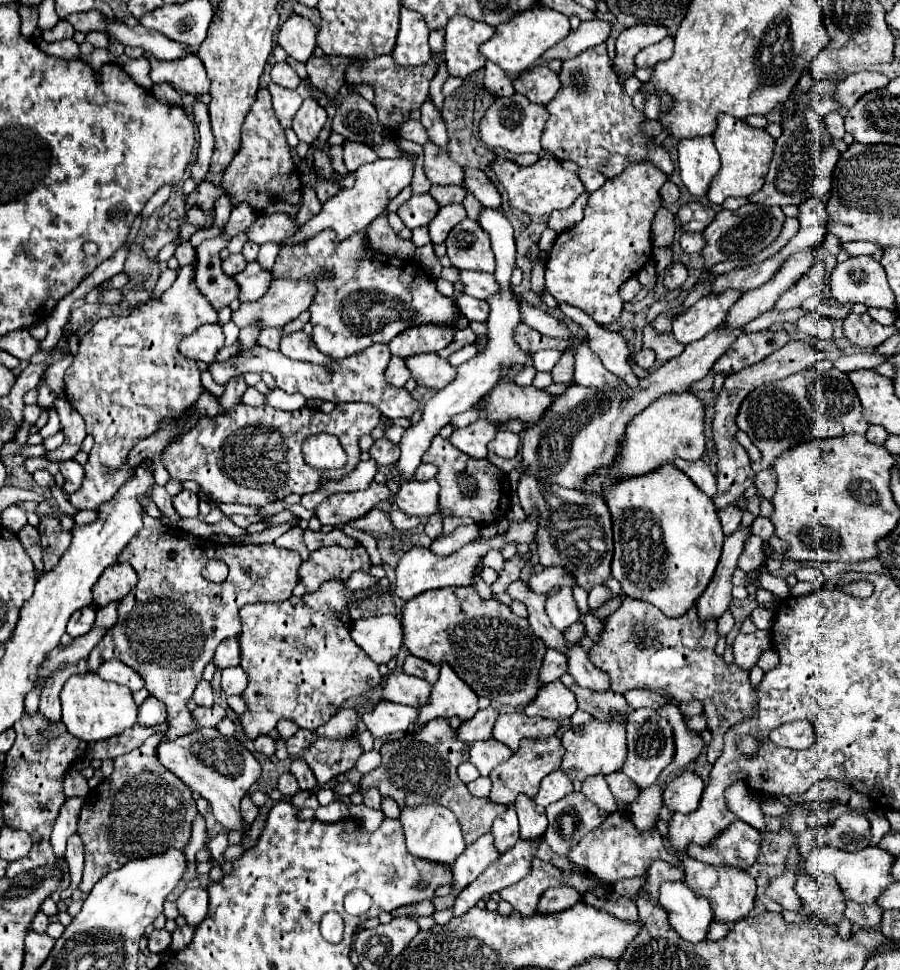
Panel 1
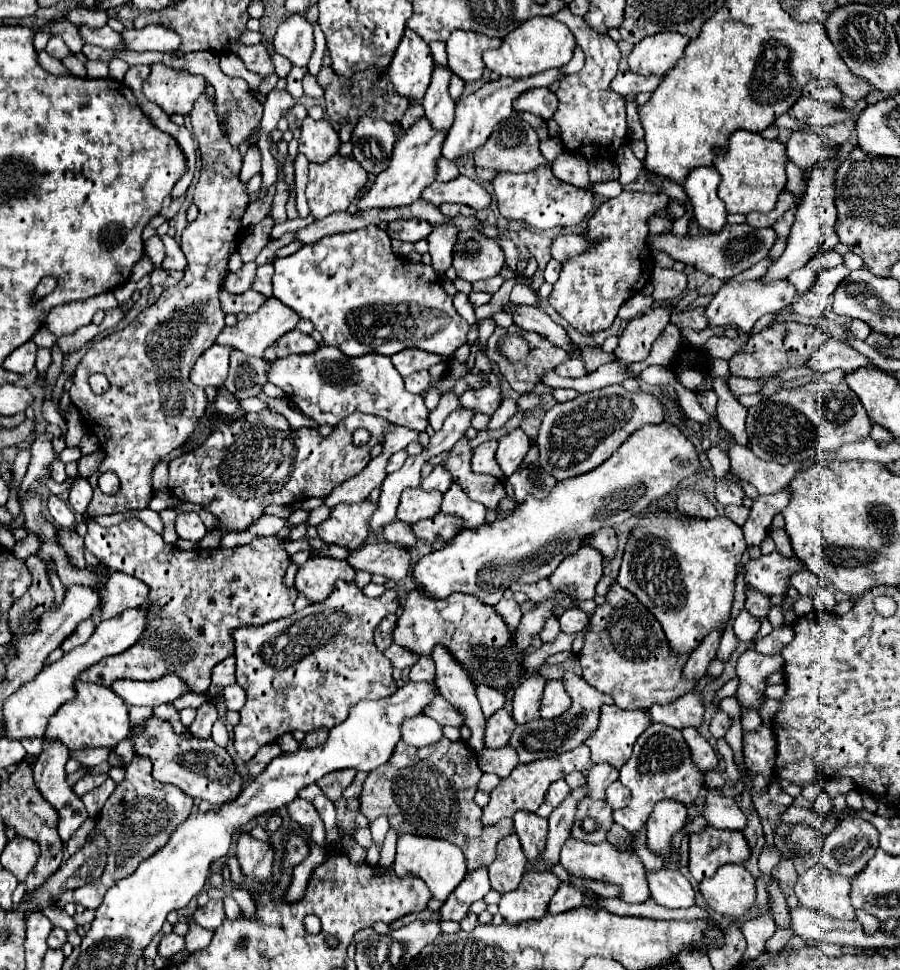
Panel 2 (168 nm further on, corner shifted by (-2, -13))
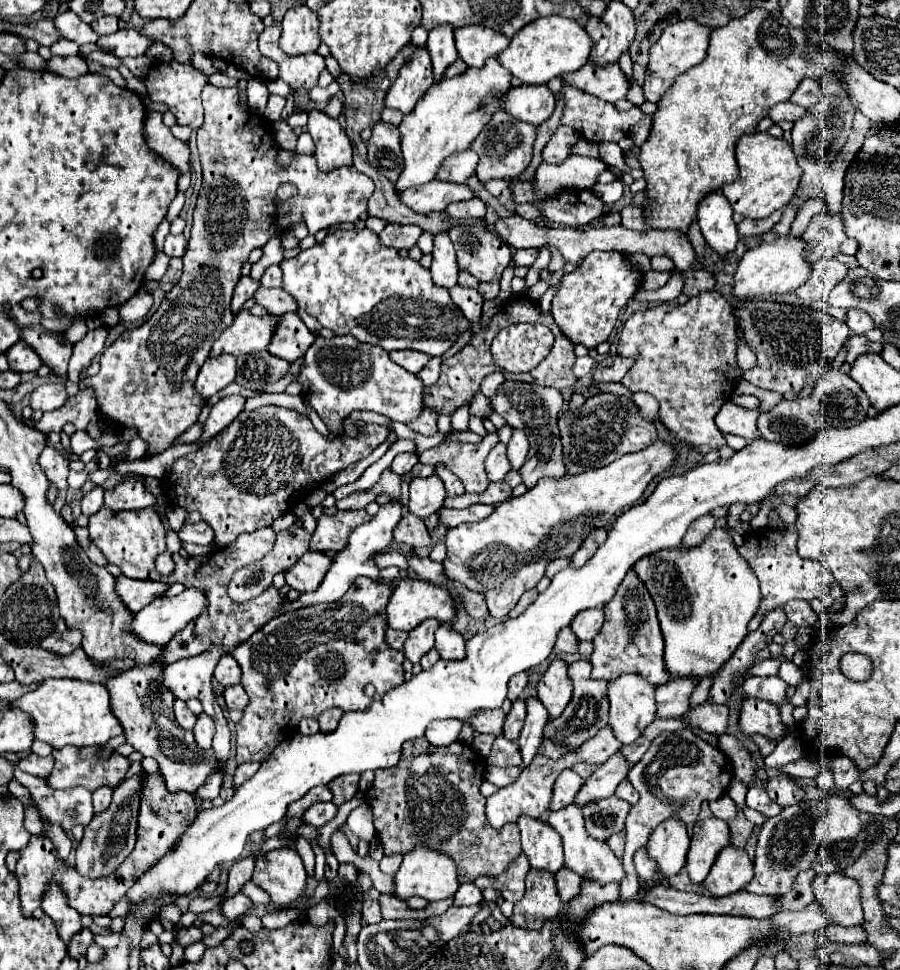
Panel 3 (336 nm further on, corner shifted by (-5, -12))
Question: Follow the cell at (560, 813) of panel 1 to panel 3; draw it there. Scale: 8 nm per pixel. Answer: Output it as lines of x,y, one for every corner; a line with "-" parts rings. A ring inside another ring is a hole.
616,795
592,801
582,807
586,829
592,837
606,841
610,835
624,829
626,815
630,811
630,805

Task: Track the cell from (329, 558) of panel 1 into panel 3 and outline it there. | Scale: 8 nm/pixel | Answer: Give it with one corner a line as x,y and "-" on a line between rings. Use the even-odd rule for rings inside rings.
308,551
290,569
284,571
284,577
286,577
286,583
300,593
314,591
320,587
330,565
332,565
332,559
326,553

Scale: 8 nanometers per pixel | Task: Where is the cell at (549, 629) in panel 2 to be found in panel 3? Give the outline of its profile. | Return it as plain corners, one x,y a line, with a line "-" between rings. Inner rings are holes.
570,627
560,631
558,641
556,641
556,651
558,653
578,653
578,637
574,637

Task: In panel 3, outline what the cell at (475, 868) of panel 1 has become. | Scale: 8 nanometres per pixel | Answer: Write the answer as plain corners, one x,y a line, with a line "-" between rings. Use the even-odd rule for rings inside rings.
462,883
454,895
454,905
476,905
482,901
482,891
474,883

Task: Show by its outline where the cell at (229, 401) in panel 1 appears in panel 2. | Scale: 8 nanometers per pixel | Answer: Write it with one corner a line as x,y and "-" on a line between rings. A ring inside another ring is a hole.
233,350
231,352
231,362
229,362
229,376
225,380
225,388
237,400
259,396
261,386
267,382
265,370
267,370
267,360
265,358
251,358
251,356
245,356
239,350

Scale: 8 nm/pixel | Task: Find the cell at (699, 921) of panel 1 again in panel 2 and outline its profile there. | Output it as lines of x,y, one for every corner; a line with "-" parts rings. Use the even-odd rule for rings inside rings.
659,870
647,874
651,898
665,908
689,908
695,906
695,892
689,880
681,872

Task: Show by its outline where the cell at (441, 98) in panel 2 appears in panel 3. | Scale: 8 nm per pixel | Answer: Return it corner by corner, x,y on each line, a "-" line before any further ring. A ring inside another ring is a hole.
438,25
438,29
432,29
430,35
428,35
426,49
428,49
430,57
432,57
436,81
440,81
442,73
446,71
446,67
452,65
458,59
452,31
454,29
450,29
450,25

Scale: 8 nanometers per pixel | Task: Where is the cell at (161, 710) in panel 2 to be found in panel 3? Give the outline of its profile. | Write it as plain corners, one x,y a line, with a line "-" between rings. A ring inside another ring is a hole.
182,699
174,701
174,713
176,713
176,721
180,723
182,729
192,729
196,723
196,715
186,707
186,703

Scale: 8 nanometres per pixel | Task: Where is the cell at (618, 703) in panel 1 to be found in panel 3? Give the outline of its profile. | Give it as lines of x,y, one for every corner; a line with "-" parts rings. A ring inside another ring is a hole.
586,659
574,661
568,665
568,677
574,683
574,695
564,713
558,719
550,719
544,729
544,737
552,737
556,741
566,743
568,747
580,747
584,741
594,737
602,727
608,725
608,709
610,703
606,701
606,681
598,681
590,677
592,665

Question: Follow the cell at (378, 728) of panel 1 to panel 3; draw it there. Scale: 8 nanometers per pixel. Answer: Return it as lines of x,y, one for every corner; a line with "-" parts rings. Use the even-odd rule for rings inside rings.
446,719
446,721
434,721
428,725
426,729
426,739
436,745
436,747
442,747
442,745
450,745
454,741
458,741
458,735
460,735
460,729
462,729
462,721
458,719

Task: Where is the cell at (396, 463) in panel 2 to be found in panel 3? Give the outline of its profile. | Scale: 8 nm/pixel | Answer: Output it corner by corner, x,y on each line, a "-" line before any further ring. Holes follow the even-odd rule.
400,453
400,455
394,457
390,469
392,469
394,473
398,473
398,475
404,475
404,473
408,473
416,463
418,463
418,455
416,455
416,453

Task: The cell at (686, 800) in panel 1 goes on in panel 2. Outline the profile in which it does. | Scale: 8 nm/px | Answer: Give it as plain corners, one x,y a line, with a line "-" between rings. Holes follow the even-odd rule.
663,800
655,804
651,818
647,820
647,844
651,852
659,854
663,860
669,856
671,836
679,832
687,822
687,806
681,802

